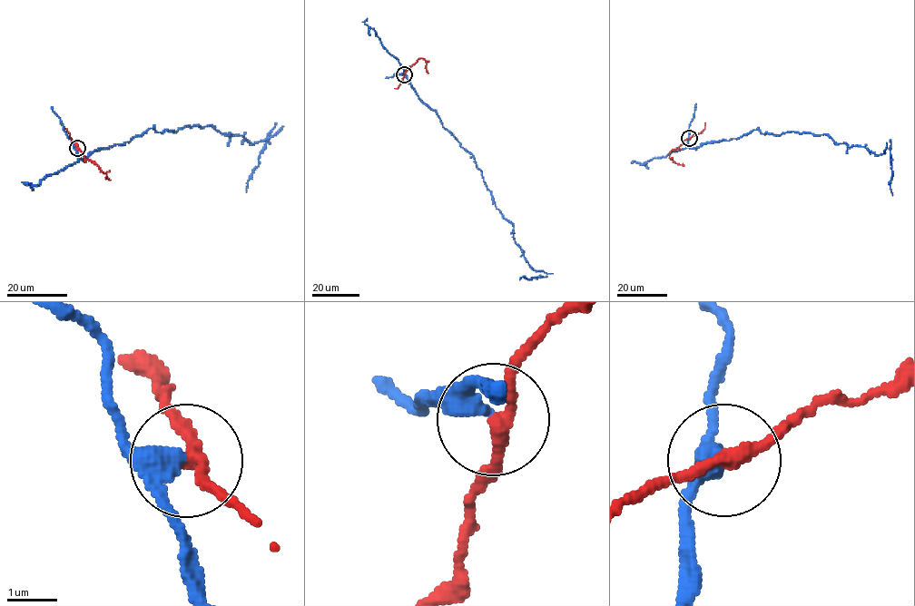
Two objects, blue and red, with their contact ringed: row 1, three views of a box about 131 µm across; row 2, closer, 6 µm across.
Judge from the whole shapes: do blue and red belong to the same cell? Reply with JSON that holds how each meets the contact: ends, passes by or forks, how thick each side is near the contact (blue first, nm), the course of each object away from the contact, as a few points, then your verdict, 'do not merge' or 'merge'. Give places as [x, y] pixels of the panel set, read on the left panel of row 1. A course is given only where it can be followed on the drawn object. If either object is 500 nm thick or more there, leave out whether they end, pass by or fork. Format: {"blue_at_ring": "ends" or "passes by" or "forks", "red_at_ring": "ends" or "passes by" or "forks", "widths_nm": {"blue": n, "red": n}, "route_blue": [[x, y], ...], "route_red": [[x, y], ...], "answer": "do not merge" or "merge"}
{"blue_at_ring": "passes by", "red_at_ring": "passes by", "widths_nm": {"blue": 340, "red": 240}, "route_blue": [[77, 148], [83, 159], [149, 129], [176, 131], [186, 125], [210, 125], [251, 143], [267, 134], [246, 191]], "route_red": [[77, 148], [85, 159], [93, 162], [111, 180]], "answer": "do not merge"}

